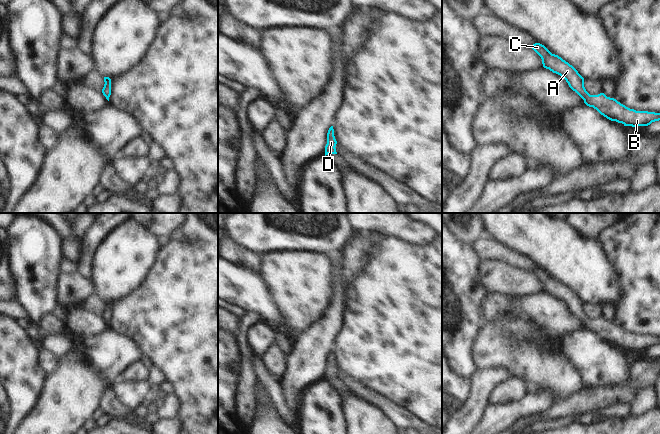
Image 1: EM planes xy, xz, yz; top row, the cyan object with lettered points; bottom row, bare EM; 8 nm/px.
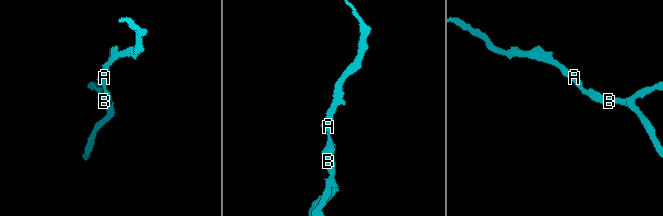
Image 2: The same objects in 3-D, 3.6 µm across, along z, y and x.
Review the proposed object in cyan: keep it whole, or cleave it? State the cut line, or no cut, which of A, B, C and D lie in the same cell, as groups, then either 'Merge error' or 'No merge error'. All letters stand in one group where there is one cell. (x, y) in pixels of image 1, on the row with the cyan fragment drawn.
No split. Groups: A B C D. No merge error.

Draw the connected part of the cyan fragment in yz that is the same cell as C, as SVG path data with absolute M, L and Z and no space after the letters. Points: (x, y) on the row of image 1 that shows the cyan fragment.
M535 43L531 47L541 57L544 68L563 77L587 106L593 107L607 119L632 127L648 126L660 120L660 113L630 109L604 93L590 95L584 87L584 78L572 65L558 55L552 54L540 43Z

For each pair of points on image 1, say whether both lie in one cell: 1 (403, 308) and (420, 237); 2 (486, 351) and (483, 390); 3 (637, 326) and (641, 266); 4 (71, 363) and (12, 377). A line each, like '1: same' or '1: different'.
1: different
2: different
3: same
4: different

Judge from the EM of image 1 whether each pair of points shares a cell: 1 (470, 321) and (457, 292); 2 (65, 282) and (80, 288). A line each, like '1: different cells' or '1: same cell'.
1: same cell
2: same cell

